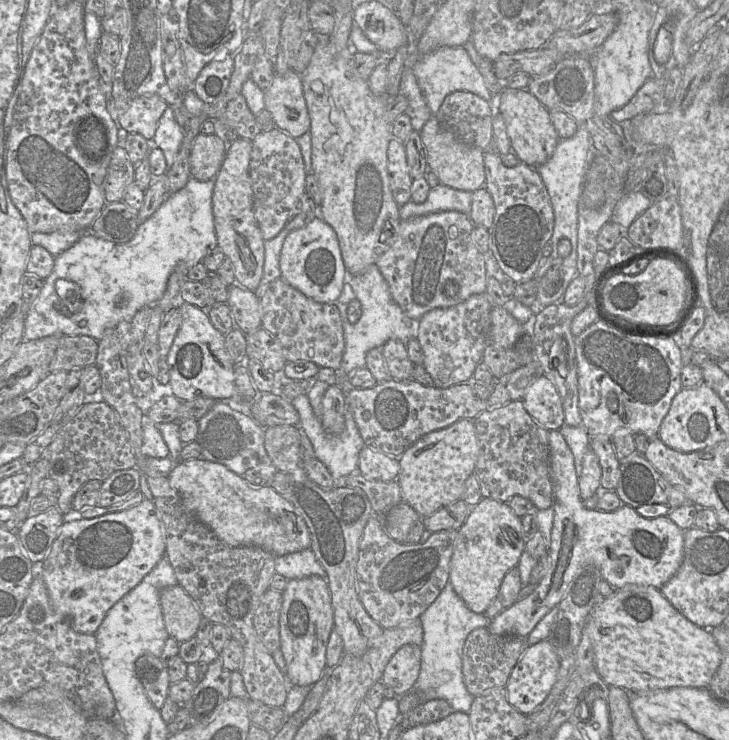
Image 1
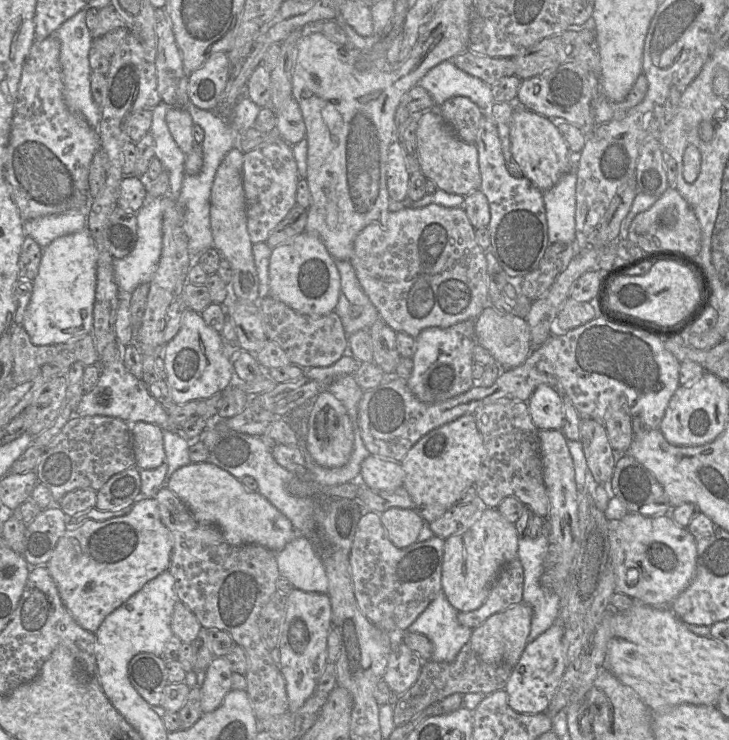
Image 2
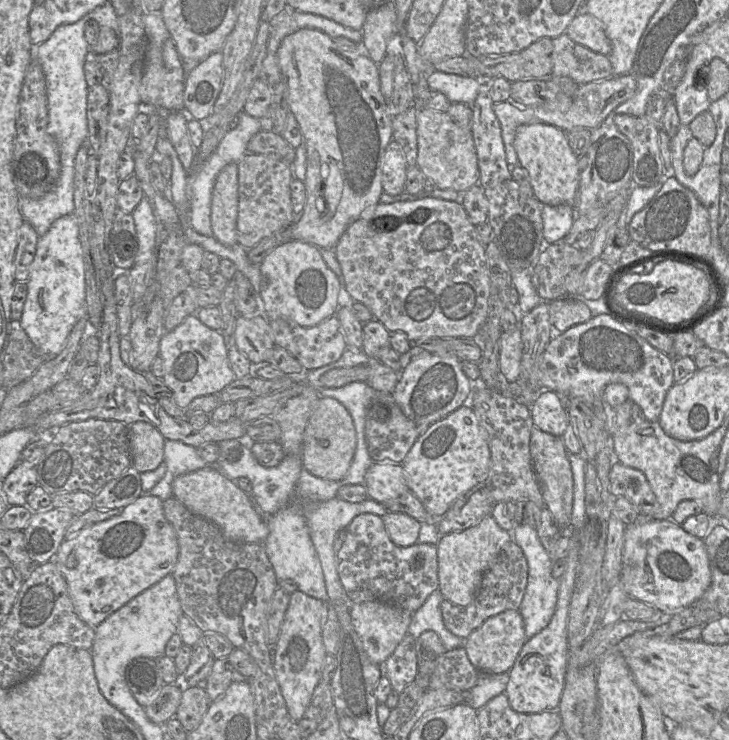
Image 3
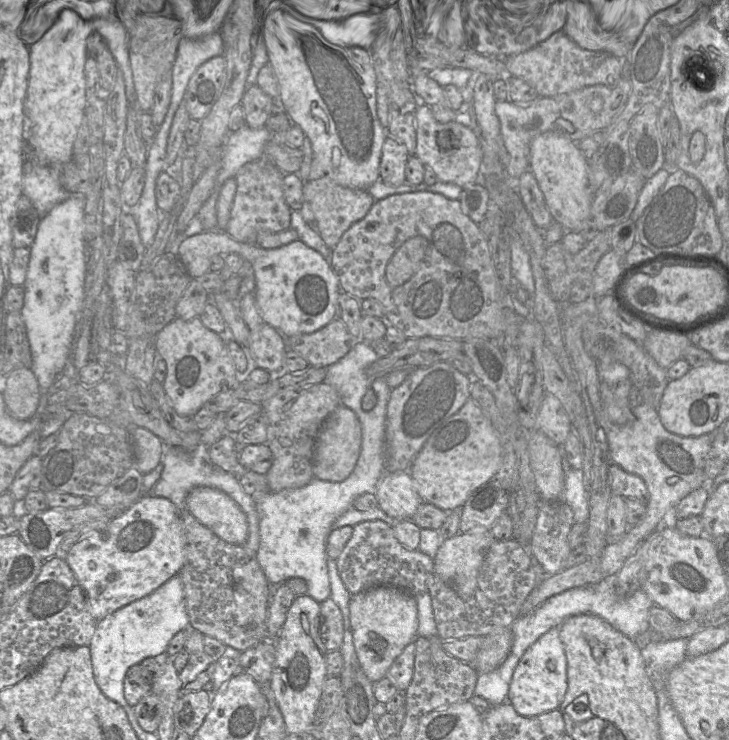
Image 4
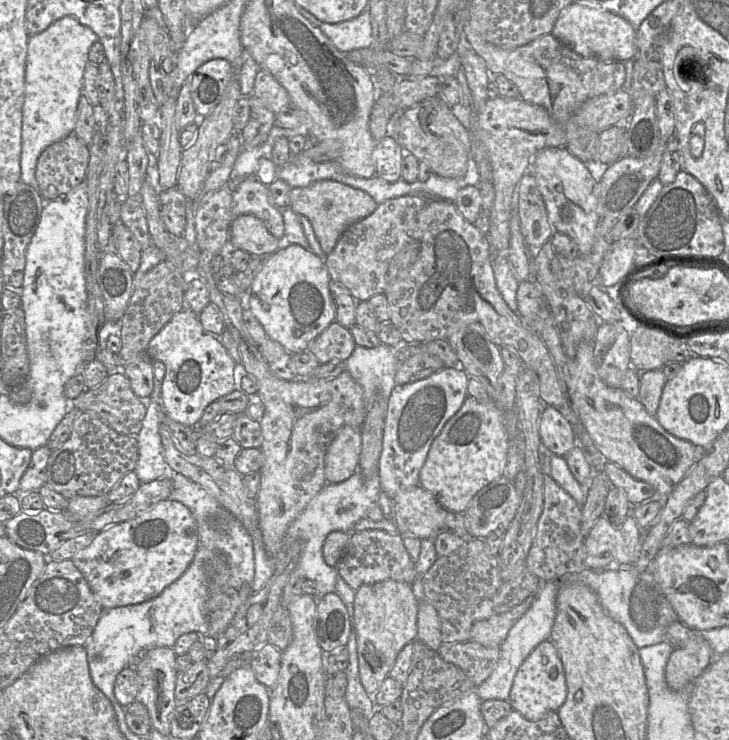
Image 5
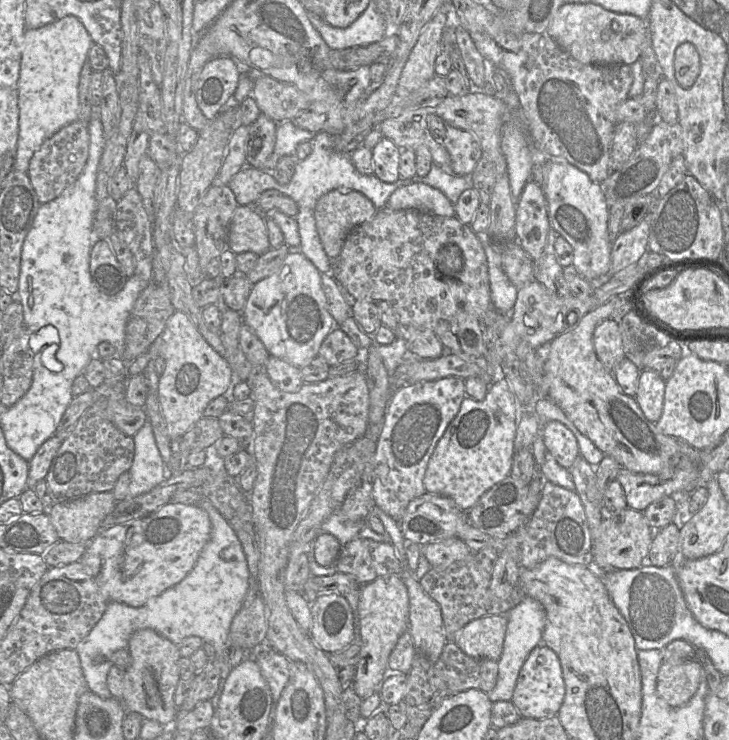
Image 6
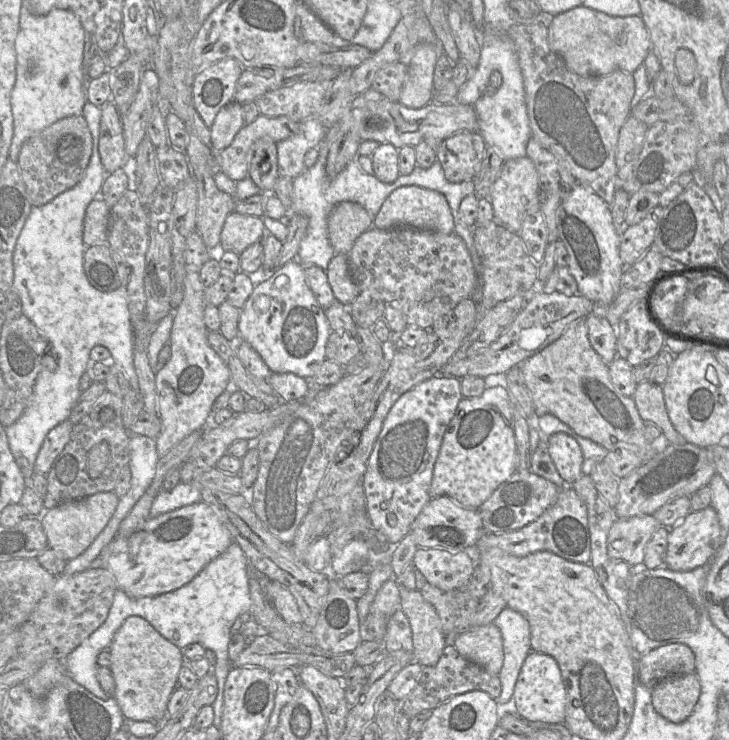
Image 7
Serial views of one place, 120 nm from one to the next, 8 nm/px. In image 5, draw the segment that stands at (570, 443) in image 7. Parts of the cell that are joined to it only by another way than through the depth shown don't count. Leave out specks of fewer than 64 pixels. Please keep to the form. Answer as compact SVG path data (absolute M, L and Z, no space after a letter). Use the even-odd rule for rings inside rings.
M549 405L540 415L539 433L541 443L558 456L566 457L578 445L571 423L555 407Z

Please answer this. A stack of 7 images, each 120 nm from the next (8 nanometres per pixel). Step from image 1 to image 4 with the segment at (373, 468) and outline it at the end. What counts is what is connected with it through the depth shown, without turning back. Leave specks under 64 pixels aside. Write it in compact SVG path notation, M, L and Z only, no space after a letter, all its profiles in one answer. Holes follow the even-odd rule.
M409 471L385 472L375 496L381 510L398 520L411 519L423 502Z

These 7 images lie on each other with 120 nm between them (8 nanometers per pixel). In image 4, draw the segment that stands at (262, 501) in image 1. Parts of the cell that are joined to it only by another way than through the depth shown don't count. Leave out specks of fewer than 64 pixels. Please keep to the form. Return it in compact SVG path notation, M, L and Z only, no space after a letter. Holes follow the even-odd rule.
M196 487L186 498L188 511L219 538L243 545L248 534L247 518L238 504L225 492Z

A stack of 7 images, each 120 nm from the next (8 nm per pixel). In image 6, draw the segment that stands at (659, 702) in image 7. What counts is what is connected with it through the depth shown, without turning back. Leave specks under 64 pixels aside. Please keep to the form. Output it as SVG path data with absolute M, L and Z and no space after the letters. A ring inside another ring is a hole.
M696 659L679 664L663 662L657 676L656 691L668 706L679 708L693 697L703 677L704 669Z

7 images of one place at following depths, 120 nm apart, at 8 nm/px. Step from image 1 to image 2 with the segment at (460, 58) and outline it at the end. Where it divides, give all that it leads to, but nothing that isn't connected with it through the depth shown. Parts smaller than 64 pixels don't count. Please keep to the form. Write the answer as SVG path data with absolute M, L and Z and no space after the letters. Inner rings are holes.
M450 60L429 70L419 85L430 94L436 108L455 96L470 99L482 110L494 103L491 85L458 69Z

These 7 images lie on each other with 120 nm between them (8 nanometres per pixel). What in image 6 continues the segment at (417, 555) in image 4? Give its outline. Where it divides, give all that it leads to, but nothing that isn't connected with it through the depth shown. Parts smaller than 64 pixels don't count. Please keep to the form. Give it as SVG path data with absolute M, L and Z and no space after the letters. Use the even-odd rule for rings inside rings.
M356 537L341 549L336 562L338 572L350 574L359 585L387 575L401 576L401 563L391 543Z

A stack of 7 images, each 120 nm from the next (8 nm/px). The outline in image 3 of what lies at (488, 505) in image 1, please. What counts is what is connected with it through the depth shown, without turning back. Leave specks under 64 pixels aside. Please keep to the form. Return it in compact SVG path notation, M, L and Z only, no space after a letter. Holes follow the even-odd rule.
M492 515L487 516L479 524L462 532L442 535L437 543L439 591L442 596L456 605L467 606L471 604L476 596L484 573L490 567L502 547L511 540L513 540L512 533L502 529Z

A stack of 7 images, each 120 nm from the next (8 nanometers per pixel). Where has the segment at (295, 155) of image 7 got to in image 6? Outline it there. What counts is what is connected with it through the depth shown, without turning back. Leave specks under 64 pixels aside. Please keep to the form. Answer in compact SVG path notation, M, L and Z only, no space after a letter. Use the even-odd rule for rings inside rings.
M292 121L277 123L274 153L269 163L265 163L263 171L272 172L283 156L295 156L296 148L301 142L310 142L316 133L297 127Z

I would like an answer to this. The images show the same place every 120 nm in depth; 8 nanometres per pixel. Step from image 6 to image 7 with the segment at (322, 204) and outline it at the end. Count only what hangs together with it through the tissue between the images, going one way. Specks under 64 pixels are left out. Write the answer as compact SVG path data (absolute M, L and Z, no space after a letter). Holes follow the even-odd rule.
M337 204L328 218L328 237L334 252L348 255L357 238L372 226L373 220L360 204Z

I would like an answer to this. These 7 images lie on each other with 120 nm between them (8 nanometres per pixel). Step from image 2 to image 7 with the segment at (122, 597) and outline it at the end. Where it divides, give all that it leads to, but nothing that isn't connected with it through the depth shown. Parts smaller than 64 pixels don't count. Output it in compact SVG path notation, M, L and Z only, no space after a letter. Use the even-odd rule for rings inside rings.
M201 500L148 518L140 529L128 537L116 535L90 567L108 569L116 579L117 589L123 590L130 597L154 597L189 583L206 565L224 553L233 541L230 531L221 522L213 507Z

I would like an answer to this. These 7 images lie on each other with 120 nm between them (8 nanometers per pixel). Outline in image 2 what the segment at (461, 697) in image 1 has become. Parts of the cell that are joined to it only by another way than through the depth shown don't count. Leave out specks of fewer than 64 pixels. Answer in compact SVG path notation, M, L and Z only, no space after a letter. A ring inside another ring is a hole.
M440 591L406 631L423 634L432 642L430 660L452 662L472 635L471 629L459 623L457 615L458 611Z

